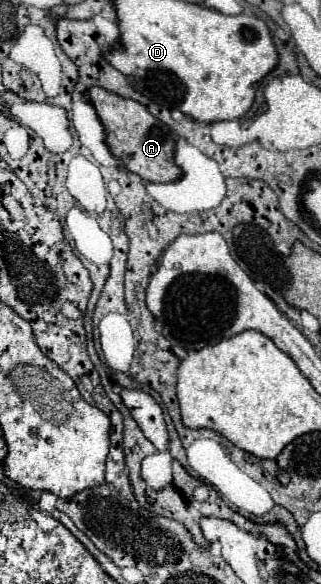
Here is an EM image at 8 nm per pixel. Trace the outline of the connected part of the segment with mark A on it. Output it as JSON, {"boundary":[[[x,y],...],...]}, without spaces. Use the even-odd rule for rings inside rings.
{"boundary":[[[98,87],[90,89],[88,93],[92,99],[92,105],[96,107],[100,121],[106,127],[106,143],[110,145],[112,153],[124,161],[128,171],[132,171],[152,183],[170,183],[170,181],[180,179],[182,171],[174,163],[176,139],[166,123],[152,117],[150,111],[138,101],[124,99],[116,93],[110,93],[110,91],[104,91]]]}

